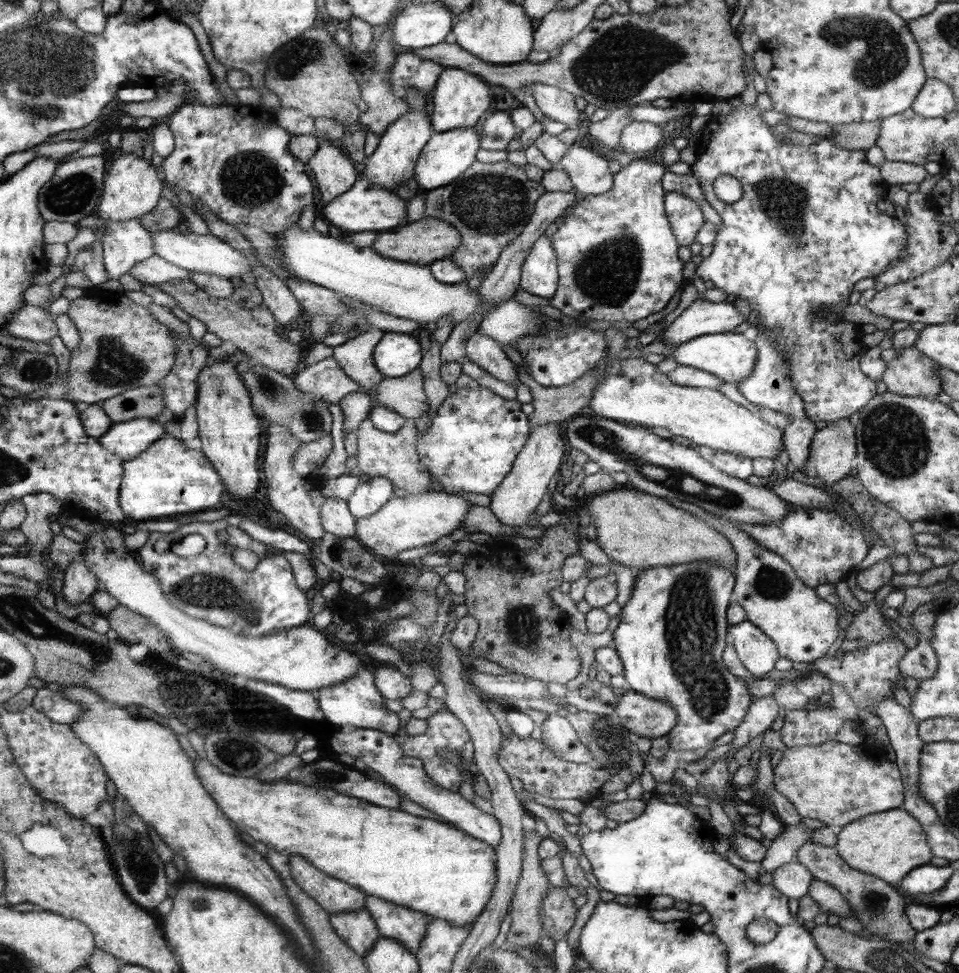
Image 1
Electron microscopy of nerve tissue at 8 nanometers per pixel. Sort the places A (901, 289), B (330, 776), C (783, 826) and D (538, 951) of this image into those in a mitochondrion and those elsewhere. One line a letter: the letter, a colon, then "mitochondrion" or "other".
A: other
B: mitochondrion
C: other
D: other

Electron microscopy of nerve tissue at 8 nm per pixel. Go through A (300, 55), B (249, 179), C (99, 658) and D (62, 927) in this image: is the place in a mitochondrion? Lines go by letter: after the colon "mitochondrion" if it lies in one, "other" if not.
A: mitochondrion
B: mitochondrion
C: mitochondrion
D: other

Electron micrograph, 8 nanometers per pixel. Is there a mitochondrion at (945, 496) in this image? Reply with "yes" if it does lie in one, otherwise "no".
no

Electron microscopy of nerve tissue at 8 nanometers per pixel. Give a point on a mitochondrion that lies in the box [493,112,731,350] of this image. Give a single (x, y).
(607, 274)

